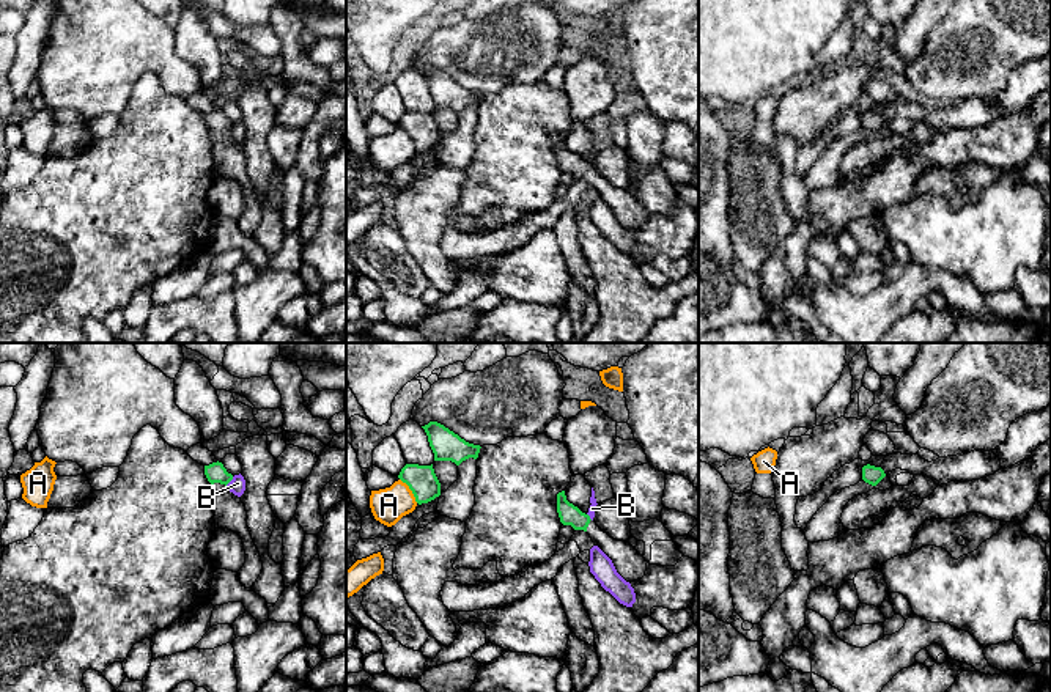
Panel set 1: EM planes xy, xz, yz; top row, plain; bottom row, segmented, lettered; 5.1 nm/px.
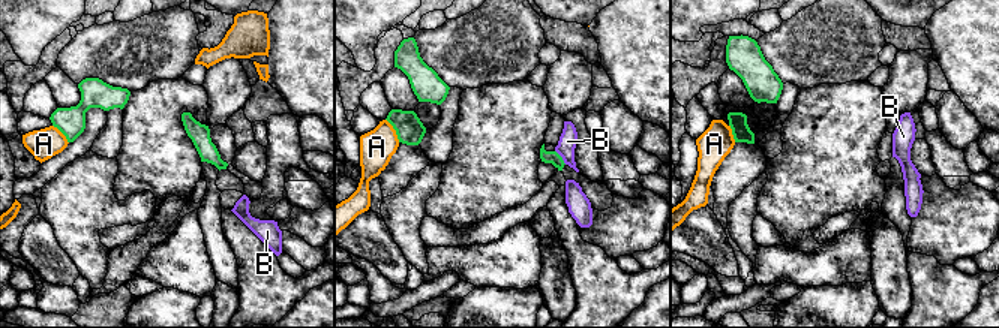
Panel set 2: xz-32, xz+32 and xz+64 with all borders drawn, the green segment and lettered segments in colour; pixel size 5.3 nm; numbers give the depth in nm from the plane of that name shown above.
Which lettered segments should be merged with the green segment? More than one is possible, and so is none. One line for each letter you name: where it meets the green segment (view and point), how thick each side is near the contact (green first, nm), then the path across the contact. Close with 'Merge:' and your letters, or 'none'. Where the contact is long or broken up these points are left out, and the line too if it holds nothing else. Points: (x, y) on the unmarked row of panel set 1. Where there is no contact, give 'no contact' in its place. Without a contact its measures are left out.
Merge: none

